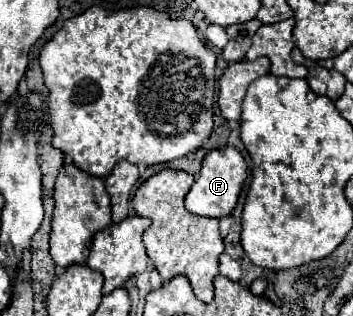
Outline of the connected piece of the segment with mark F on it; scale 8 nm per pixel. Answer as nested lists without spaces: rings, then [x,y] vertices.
[[[223,146],[223,148],[211,150],[211,152],[207,152],[201,172],[185,198],[185,208],[197,216],[209,216],[209,218],[229,216],[233,212],[233,208],[237,206],[245,178],[247,178],[247,164],[243,160],[243,156],[239,154],[239,150],[235,150],[233,146]]]

